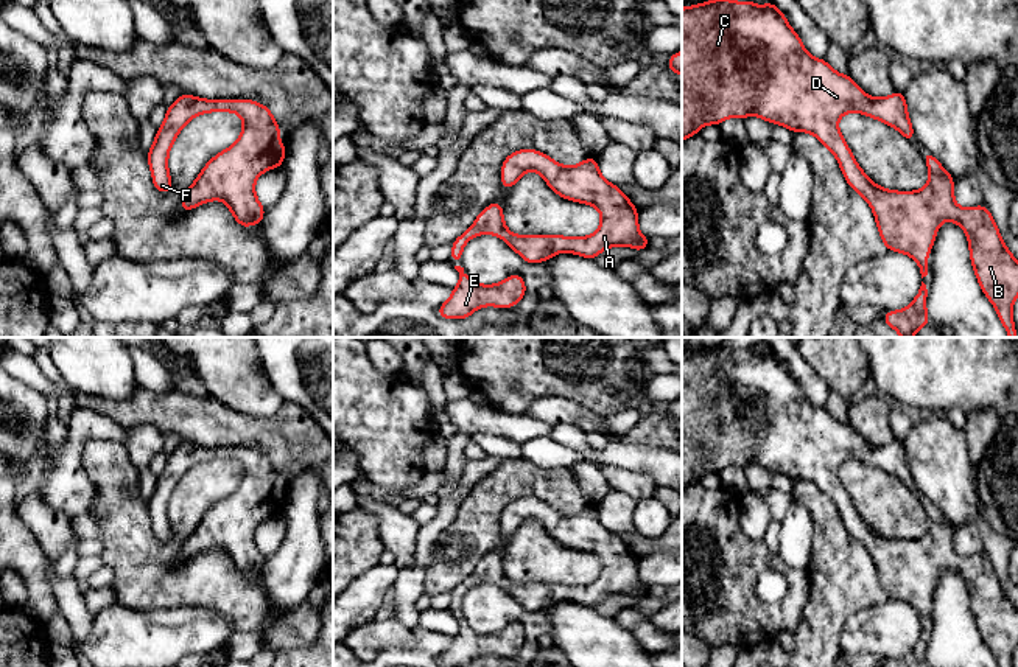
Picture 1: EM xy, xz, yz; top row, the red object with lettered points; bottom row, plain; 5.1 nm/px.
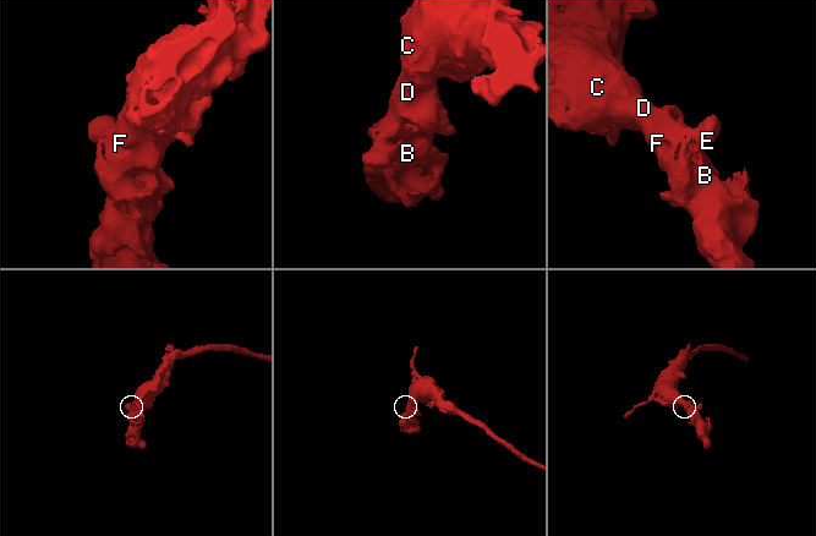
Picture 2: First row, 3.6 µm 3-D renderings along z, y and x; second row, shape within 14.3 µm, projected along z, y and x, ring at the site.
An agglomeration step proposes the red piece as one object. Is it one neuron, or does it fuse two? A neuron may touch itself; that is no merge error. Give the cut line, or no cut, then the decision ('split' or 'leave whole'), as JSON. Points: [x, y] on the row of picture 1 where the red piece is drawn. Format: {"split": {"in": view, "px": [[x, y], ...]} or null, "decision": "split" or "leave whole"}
{"split": null, "decision": "leave whole"}

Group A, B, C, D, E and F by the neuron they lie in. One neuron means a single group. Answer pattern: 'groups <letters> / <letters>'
groups A B C D E F

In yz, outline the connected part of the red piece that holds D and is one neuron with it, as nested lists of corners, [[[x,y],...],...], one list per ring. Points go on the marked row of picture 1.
[[[711,0],[682,8],[682,141],[697,135],[704,124],[719,126],[725,118],[744,120],[749,115],[781,124],[792,132],[816,135],[837,159],[850,188],[872,207],[887,250],[914,258],[921,278],[928,275],[928,255],[939,225],[943,221],[960,225],[968,238],[971,264],[982,292],[995,306],[1009,337],[1018,337],[1012,316],[1018,299],[1018,260],[1004,244],[988,208],[984,204],[973,208],[959,207],[954,202],[954,179],[929,151],[921,154],[931,173],[921,190],[893,191],[873,183],[859,168],[837,127],[837,120],[848,112],[883,121],[898,129],[909,141],[915,138],[901,92],[872,98],[848,75],[834,72],[825,59],[813,58],[772,2],[756,6],[752,0]]]

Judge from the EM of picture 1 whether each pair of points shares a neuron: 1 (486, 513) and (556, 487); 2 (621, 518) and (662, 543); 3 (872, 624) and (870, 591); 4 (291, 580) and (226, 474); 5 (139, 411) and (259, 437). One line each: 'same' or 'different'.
1: same
2: same
3: different
4: different
5: same

